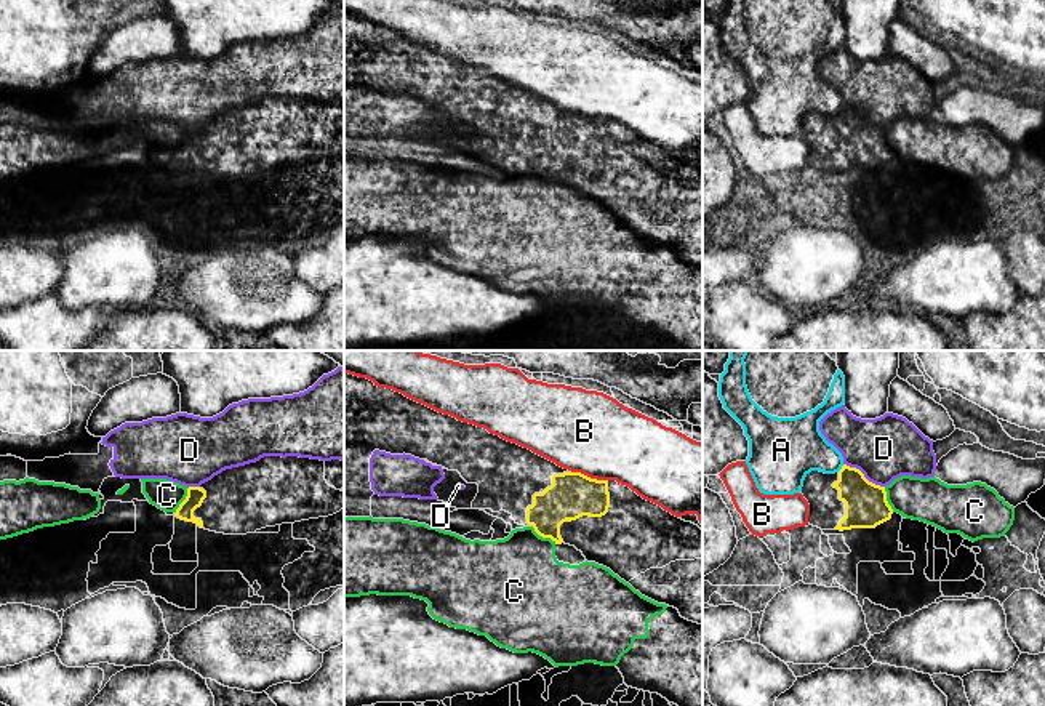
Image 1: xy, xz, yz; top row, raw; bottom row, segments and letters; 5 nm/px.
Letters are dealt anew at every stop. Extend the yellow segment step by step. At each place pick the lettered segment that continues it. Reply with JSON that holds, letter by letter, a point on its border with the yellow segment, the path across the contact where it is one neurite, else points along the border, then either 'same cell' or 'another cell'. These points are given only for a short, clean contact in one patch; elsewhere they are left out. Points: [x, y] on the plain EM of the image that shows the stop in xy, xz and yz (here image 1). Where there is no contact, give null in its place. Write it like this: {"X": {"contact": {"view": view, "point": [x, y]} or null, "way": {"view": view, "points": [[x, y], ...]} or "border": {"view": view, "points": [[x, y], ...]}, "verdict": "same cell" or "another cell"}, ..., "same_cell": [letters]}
{"A": {"contact": {"view": "yz", "point": [842, 109]}, "border": {"view": "yz", "points": [[844, 106], [837, 112]]}, "verdict": "another cell"}, "B": {"contact": {"view": "xz", "point": [589, 119]}, "border": {"view": "xz", "points": [[570, 111], [607, 122]]}, "verdict": "another cell"}, "C": {"contact": {"view": "xz", "point": [544, 178]}, "border": {"view": "xz", "points": [[532, 168], [556, 184]]}, "verdict": "another cell"}, "D": {"contact": {"view": "yz", "point": [863, 117]}, "verdict": "another cell"}, "same_cell": []}

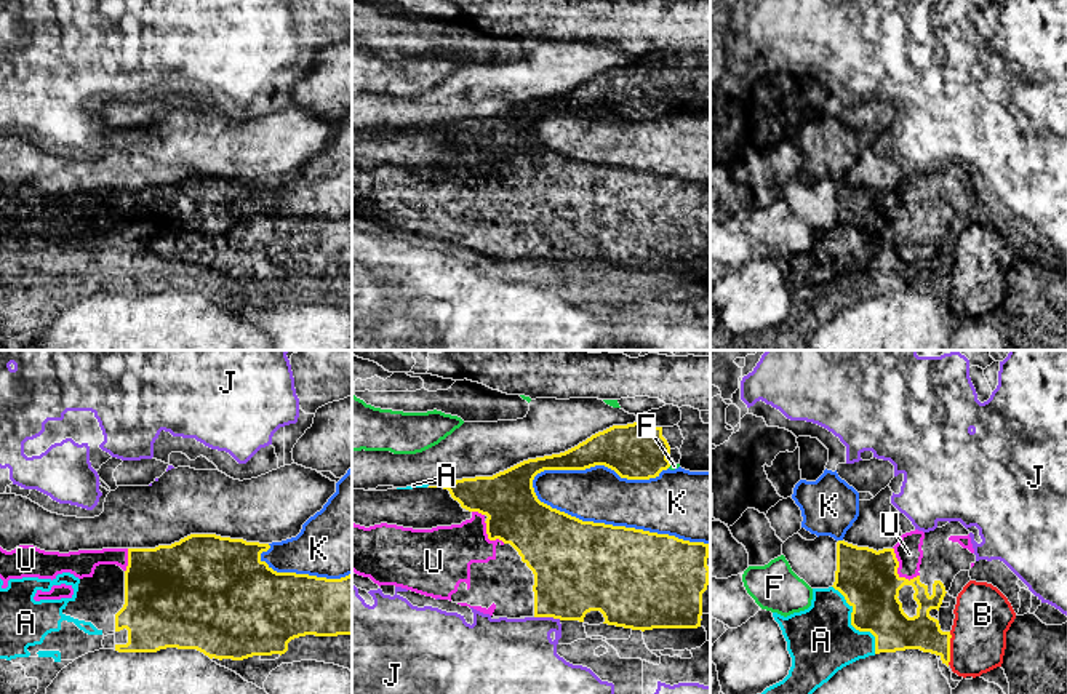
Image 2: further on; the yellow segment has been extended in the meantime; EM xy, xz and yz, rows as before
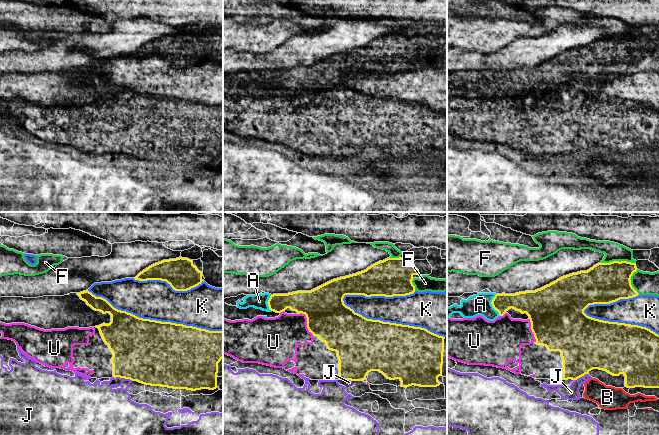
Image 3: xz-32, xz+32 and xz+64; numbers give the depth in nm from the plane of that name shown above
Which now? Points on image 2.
{"A": {"contact": {"view": "yz", "point": [851, 266]}, "verdict": "same cell"}, "B": {"contact": {"view": "yz", "point": [949, 290]}, "verdict": "another cell"}, "F": {"contact": {"view": "xz", "point": [671, 104]}, "verdict": "another cell"}, "J": {"contact": {"view": "xz", "point": [547, 258]}, "verdict": "another cell"}, "K": {"contact": {"view": "xz", "point": [615, 168]}, "verdict": "another cell"}, "U": {"contact": {"view": "yz", "point": [896, 213]}, "verdict": "another cell"}, "same_cell": ["A"]}

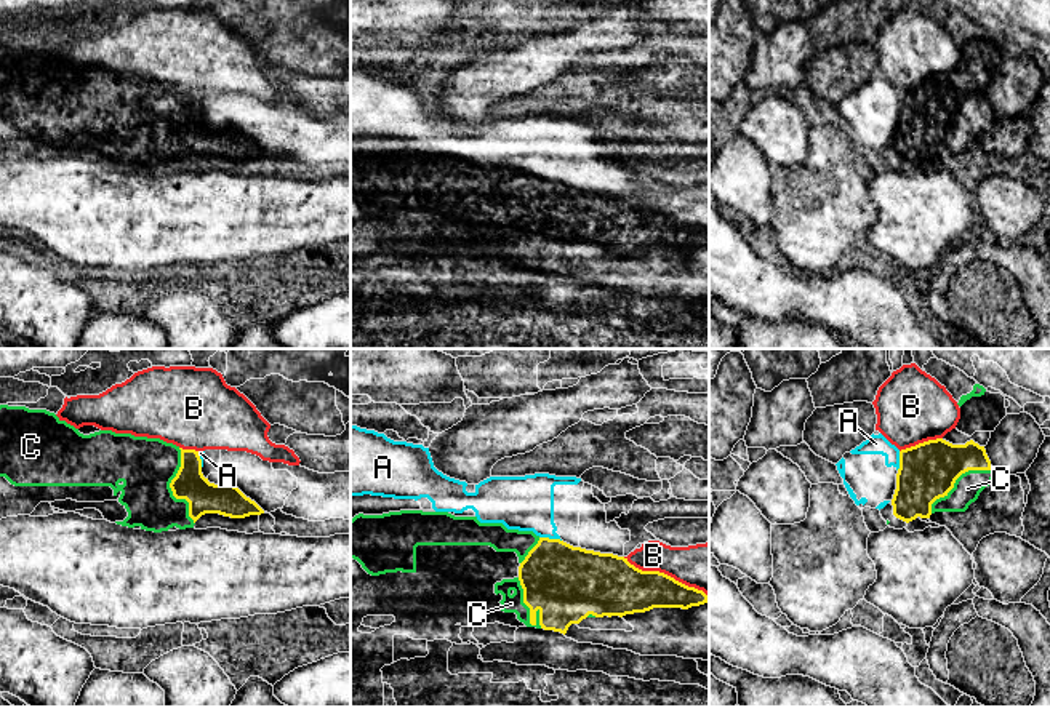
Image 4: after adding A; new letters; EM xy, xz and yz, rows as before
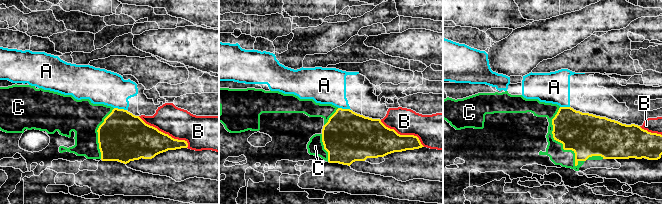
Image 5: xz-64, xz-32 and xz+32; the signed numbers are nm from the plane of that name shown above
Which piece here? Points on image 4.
{"A": {"contact": {"view": "xz", "point": [551, 181]}, "border": {"view": "xz", "points": [[540, 178], [561, 183]]}, "verdict": "another cell"}, "B": {"contact": {"view": "xz", "point": [666, 216]}, "verdict": "another cell"}, "C": {"contact": {"view": "xz", "point": [527, 247]}, "verdict": "same cell"}, "same_cell": ["C"]}

